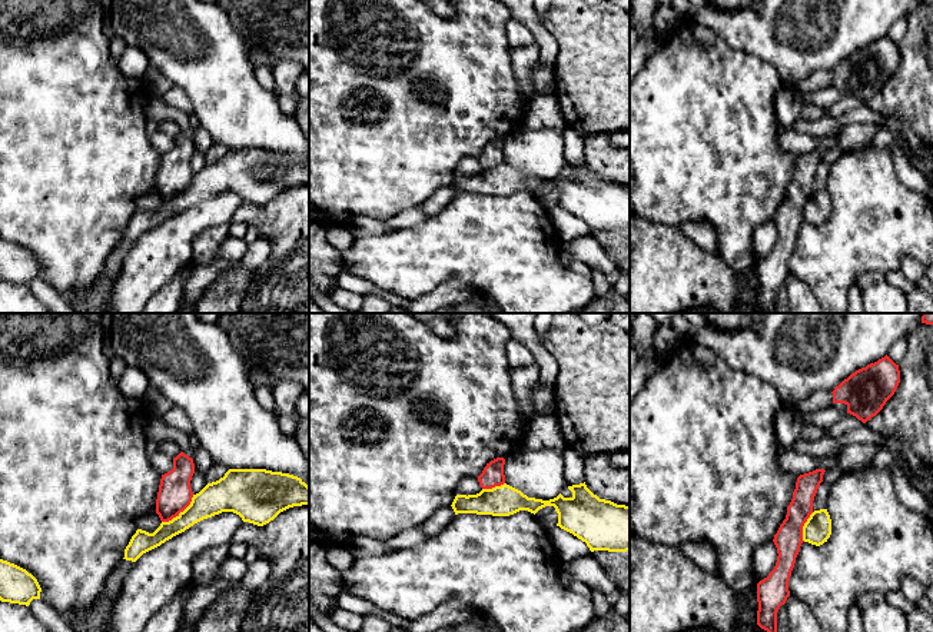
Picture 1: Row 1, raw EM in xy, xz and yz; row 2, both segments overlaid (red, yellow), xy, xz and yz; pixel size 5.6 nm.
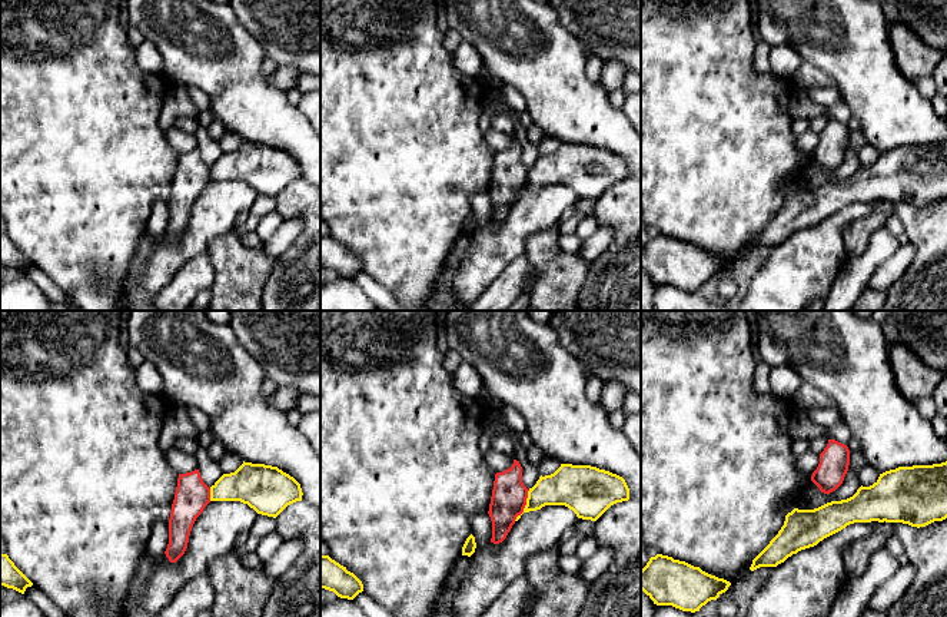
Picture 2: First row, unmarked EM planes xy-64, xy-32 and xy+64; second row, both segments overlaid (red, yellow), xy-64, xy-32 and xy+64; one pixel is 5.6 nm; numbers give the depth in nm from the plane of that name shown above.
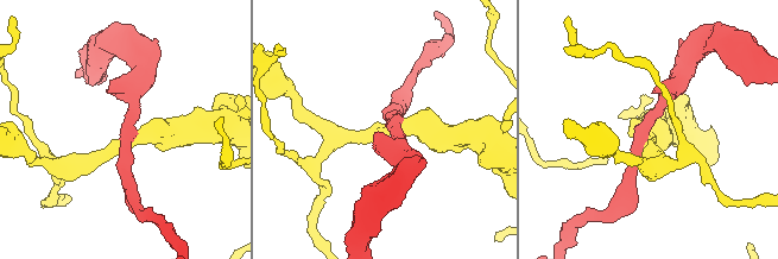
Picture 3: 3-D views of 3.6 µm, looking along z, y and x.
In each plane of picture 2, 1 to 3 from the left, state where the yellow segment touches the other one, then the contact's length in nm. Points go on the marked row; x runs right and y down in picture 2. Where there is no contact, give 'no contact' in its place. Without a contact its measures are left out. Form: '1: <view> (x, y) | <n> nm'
1: xy-64 (209, 494) | 70 nm
2: xy-32 (525, 504) | 200 nm
3: no contact

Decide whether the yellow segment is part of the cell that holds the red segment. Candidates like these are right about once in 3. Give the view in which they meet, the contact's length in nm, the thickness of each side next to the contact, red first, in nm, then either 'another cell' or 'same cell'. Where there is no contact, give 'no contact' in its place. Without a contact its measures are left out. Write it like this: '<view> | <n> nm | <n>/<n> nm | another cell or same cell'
xy | 240 nm | 190/180 nm | another cell

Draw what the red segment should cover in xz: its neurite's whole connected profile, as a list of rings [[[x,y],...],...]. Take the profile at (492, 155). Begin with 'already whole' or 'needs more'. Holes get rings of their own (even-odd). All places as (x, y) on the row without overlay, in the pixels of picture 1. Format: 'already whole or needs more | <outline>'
already whole | [[[497,137],[487,143],[482,153],[478,156],[482,169],[492,169],[505,163],[504,144],[504,137]]]

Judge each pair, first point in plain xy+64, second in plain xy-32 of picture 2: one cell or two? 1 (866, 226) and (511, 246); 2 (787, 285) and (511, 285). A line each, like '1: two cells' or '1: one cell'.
1: two cells
2: two cells

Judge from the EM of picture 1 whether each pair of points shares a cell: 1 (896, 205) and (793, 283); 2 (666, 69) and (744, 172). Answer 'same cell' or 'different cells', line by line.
1: different cells
2: same cell

